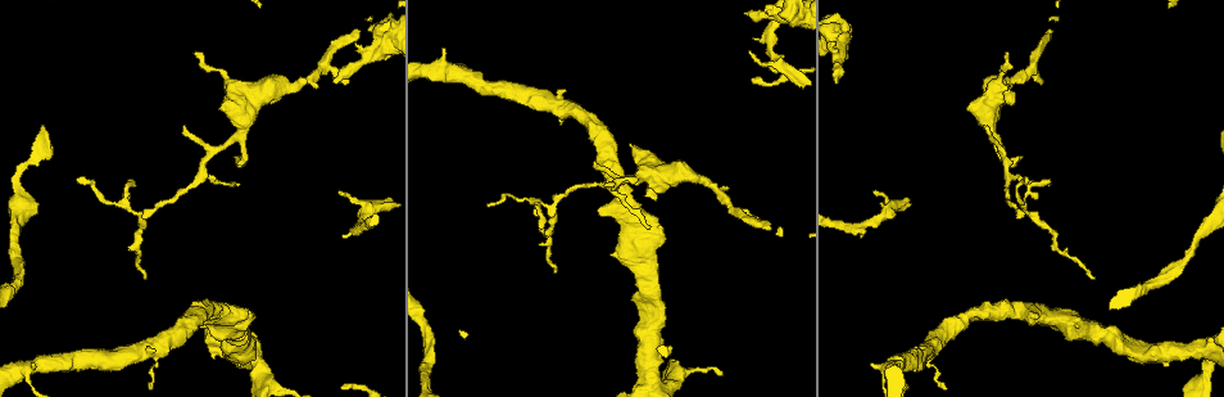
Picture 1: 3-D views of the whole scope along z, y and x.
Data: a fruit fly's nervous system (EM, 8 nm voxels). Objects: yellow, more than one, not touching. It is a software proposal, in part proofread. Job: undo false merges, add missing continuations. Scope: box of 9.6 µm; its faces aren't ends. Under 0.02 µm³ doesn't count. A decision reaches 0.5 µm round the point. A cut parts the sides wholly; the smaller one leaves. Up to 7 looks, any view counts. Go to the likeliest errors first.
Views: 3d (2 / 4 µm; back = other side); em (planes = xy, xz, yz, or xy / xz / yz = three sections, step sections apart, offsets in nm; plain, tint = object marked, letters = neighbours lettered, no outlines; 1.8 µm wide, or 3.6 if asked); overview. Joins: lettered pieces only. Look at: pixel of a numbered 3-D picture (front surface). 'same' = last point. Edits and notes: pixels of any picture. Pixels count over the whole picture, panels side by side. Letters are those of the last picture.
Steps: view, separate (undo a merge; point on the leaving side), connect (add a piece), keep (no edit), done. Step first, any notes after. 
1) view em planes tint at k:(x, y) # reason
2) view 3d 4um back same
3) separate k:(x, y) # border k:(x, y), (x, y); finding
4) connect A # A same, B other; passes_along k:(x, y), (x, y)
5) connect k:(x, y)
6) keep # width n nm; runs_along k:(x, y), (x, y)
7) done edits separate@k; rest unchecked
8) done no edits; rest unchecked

view 3d 4um at 1:(835, 84) # branch stops here

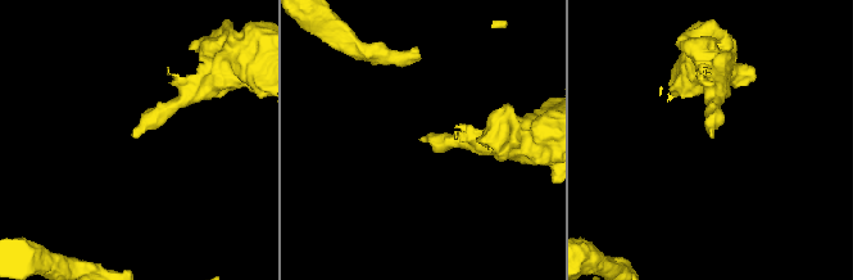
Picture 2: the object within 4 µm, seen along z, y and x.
view em planes plain at 2:(710, 135)

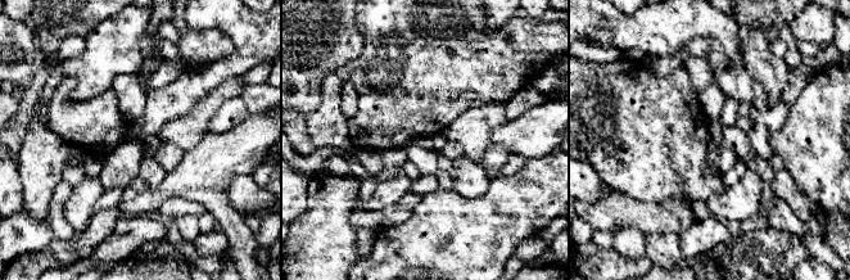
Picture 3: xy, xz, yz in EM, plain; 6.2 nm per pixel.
view em planes letters same # what lies round it

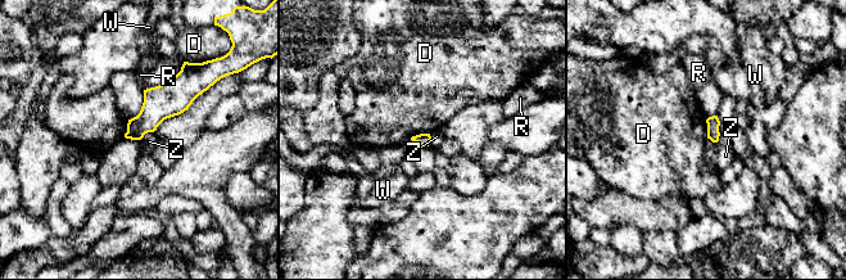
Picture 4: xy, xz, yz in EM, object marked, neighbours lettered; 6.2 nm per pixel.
keep # D other, R other, W other, Z other; border 4:(707, 118), (706, 138); no lettered piece goes on from it

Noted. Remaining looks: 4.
view 3d 2um back at 1:(630, 143) # stops while still wide

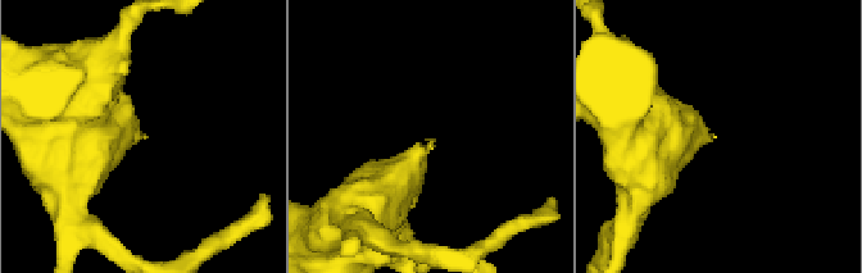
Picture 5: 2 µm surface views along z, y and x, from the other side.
view em planes letters at 5:(433, 140)

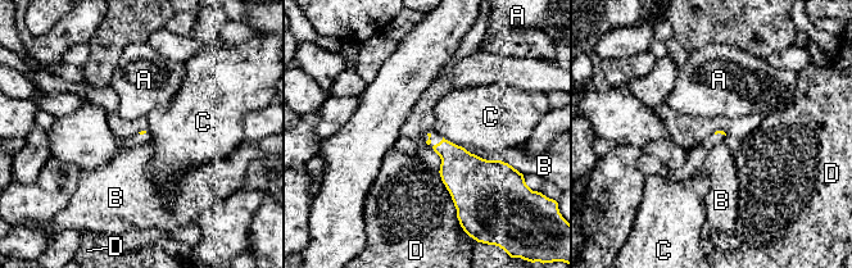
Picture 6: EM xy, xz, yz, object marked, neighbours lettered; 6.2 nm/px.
keep # A other, B other, C other, D other; border 6:(443, 136), (465, 149); no lettered piece goes on from it

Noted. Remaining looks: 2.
view em planes tint at 1:(873, 192) # free end

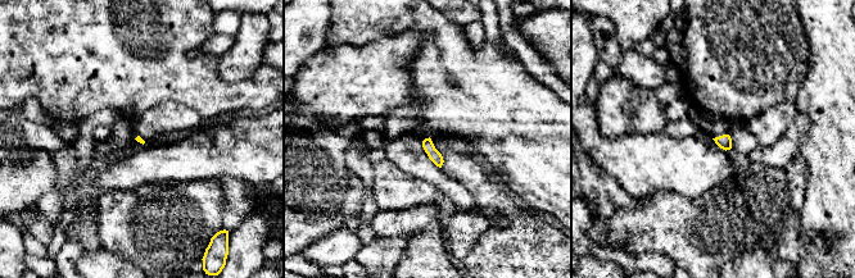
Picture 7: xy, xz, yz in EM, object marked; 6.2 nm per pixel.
view em planes letters same

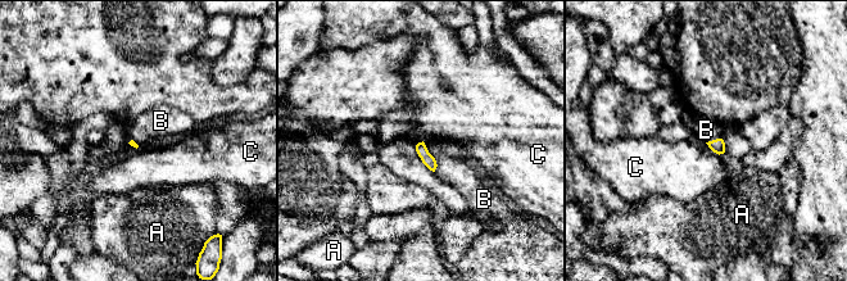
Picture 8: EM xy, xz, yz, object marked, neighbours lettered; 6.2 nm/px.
keep # A other, B other, C other; border 8:(422, 141), (435, 161), (434, 172); no lettered piece goes on from it

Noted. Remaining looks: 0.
done no edits; rest unchecked

